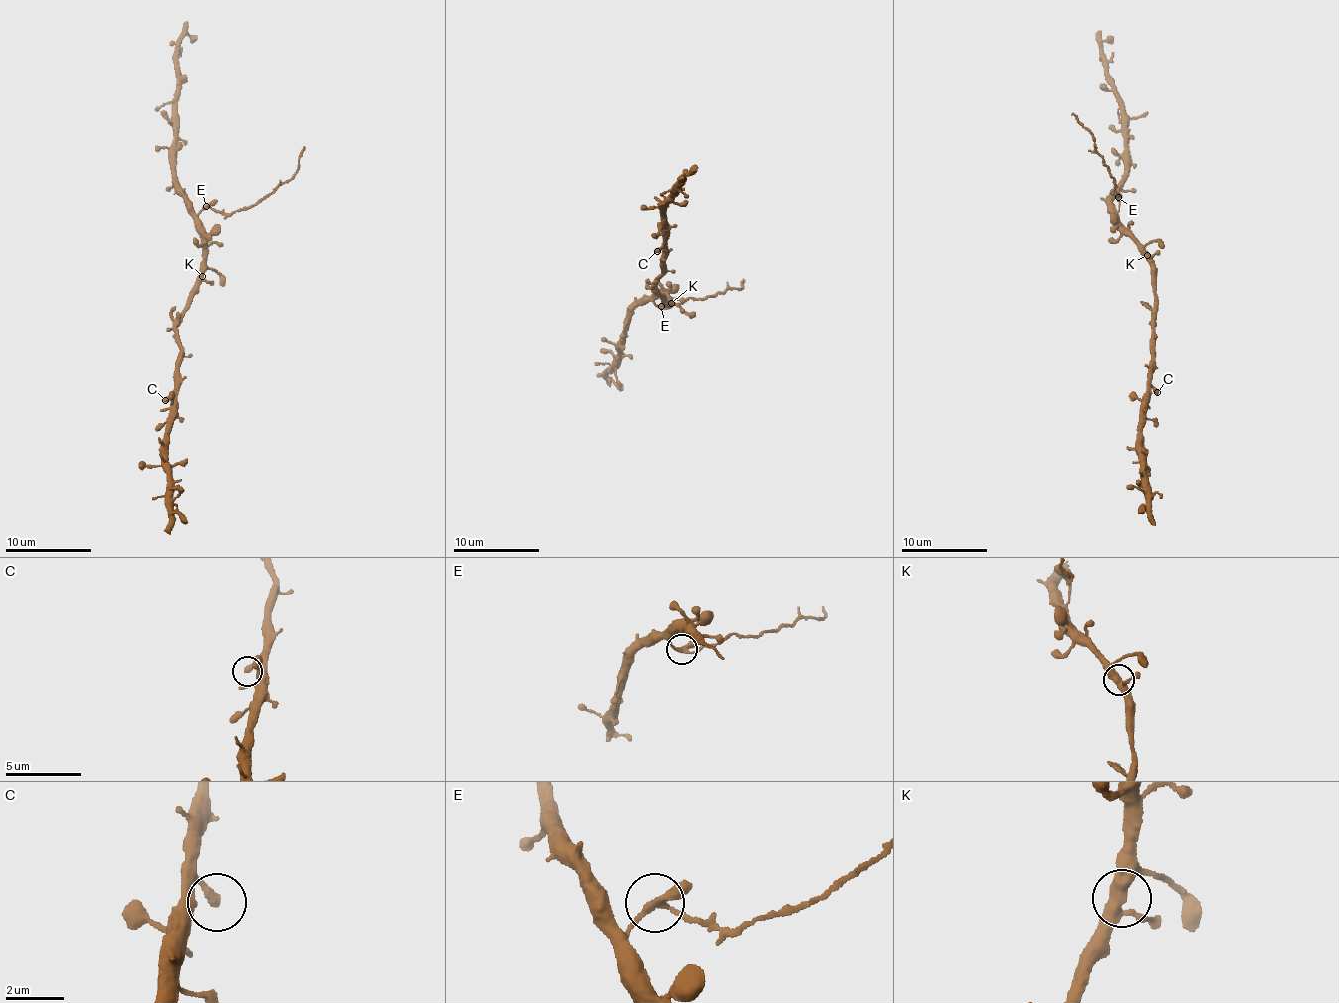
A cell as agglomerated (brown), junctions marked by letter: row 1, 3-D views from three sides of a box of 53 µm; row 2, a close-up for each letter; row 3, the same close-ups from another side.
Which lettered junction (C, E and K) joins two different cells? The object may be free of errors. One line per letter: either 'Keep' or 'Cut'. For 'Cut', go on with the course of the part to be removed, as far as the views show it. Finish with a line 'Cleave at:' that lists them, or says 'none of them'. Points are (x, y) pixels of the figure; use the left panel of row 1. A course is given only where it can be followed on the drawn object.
C: Keep
E: Cut. Course of the part to remove: (206, 206), (233, 214), (260, 203), (295, 173), (303, 146)
K: Keep
Cleave at: E

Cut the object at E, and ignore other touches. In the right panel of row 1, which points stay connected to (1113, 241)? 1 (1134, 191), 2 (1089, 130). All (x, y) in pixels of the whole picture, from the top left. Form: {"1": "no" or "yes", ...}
{"1": "yes", "2": "no"}

